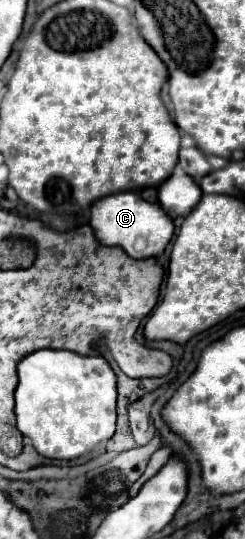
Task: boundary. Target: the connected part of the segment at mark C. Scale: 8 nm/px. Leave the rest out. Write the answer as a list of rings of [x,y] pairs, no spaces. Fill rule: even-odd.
[[[121,192],[115,196],[105,196],[89,208],[89,224],[95,236],[105,246],[121,246],[131,258],[157,258],[163,254],[165,246],[173,238],[173,220],[161,210],[159,204],[145,202],[137,192]]]

